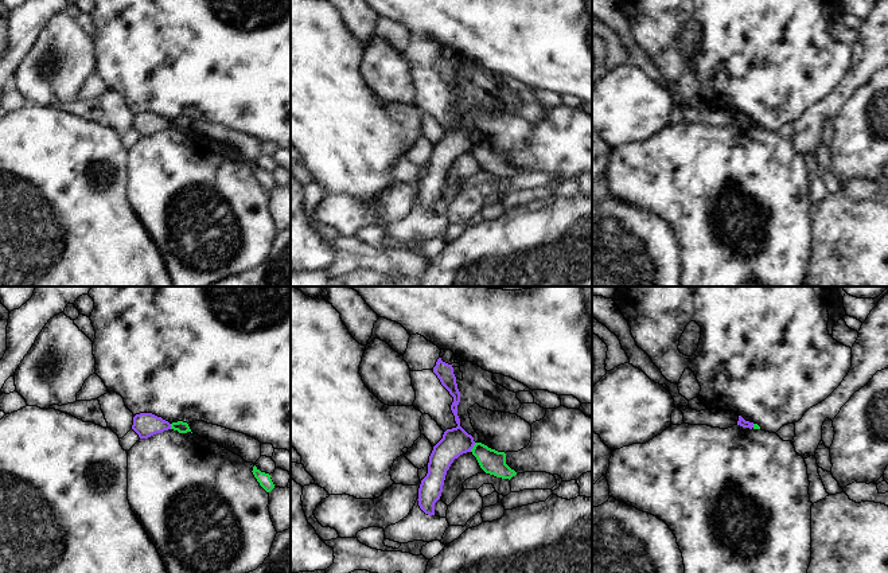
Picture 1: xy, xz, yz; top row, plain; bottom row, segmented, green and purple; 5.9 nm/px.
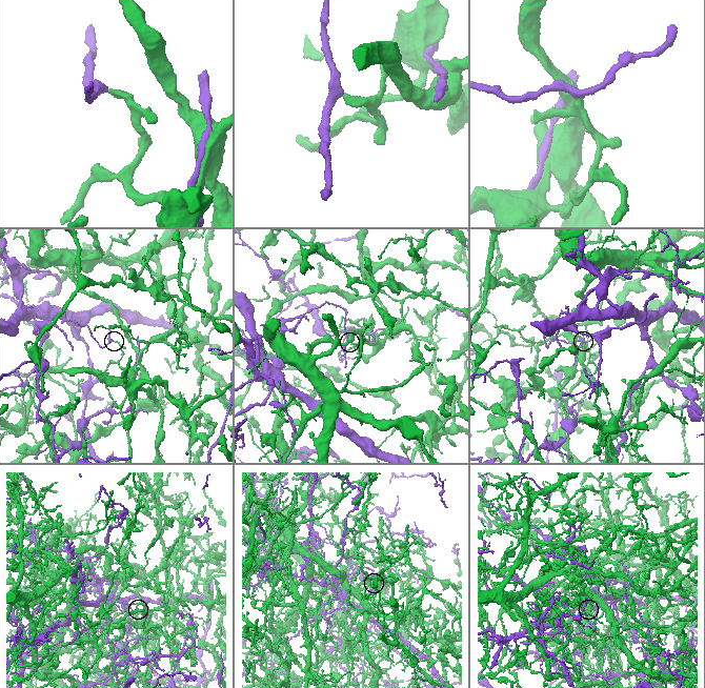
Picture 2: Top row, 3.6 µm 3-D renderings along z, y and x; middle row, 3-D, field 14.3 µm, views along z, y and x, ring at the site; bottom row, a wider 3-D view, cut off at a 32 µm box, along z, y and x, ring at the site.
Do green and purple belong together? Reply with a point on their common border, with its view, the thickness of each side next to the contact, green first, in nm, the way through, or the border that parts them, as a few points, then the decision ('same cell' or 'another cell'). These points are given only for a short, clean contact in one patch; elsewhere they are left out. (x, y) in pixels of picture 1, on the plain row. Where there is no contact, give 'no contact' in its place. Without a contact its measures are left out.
contact xz (474, 145); calibres 150 and 170 nm; another cell

